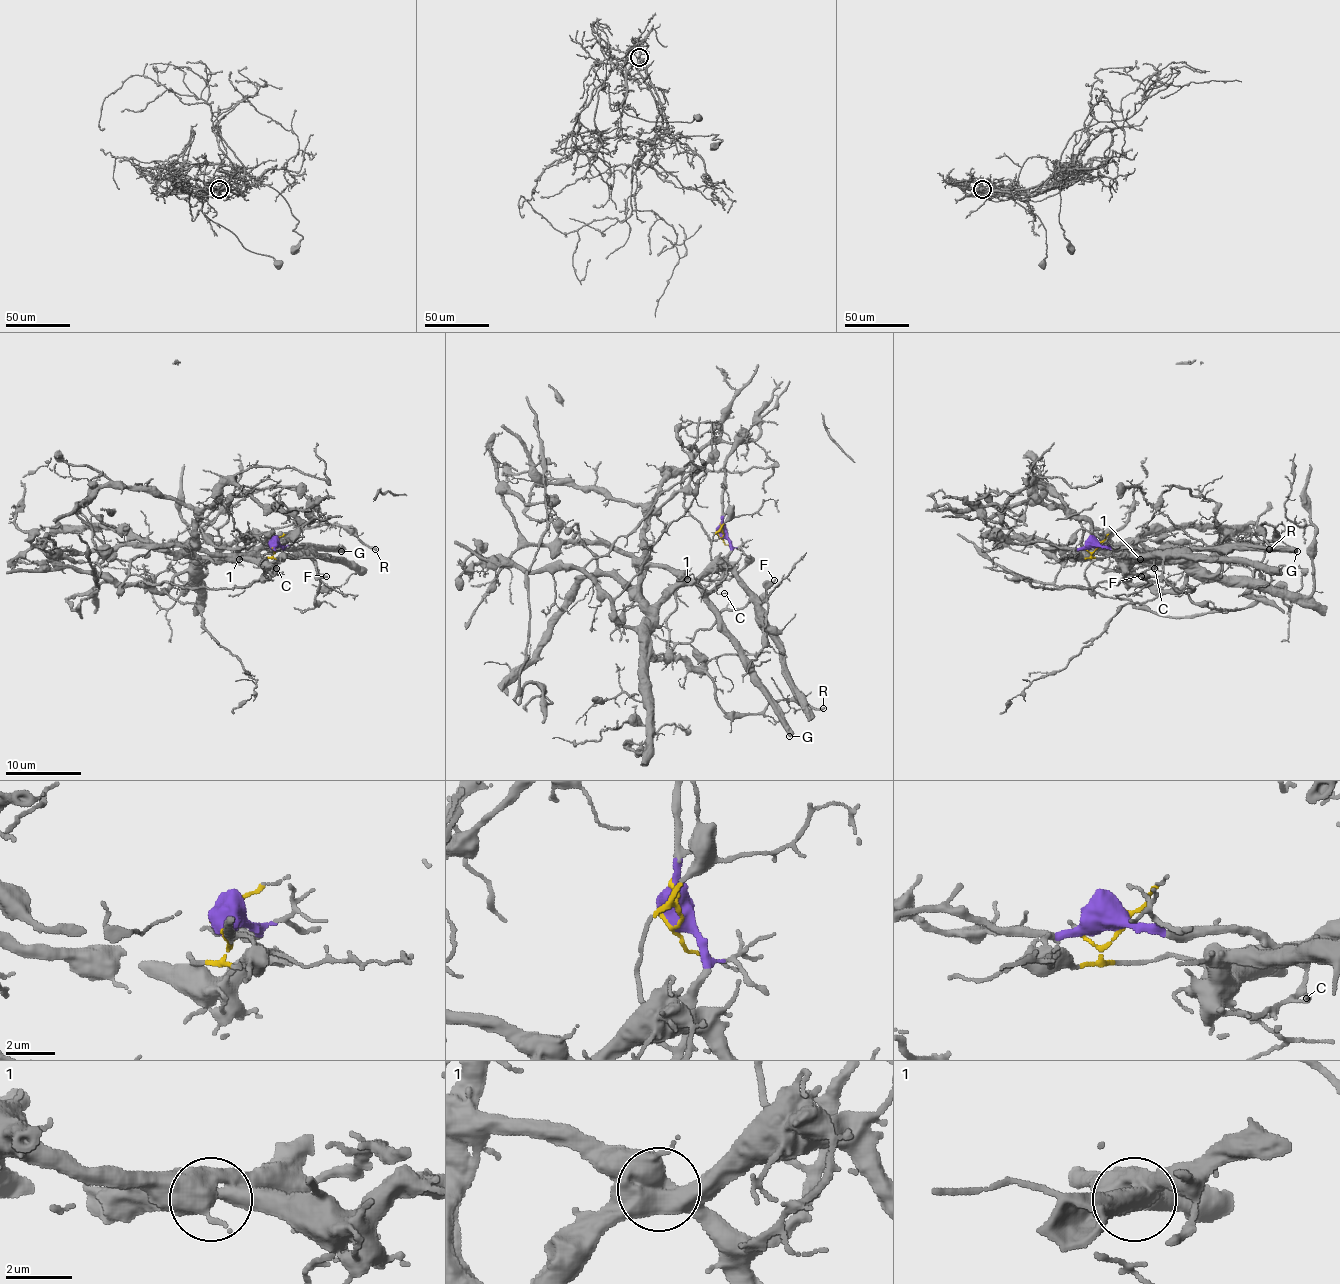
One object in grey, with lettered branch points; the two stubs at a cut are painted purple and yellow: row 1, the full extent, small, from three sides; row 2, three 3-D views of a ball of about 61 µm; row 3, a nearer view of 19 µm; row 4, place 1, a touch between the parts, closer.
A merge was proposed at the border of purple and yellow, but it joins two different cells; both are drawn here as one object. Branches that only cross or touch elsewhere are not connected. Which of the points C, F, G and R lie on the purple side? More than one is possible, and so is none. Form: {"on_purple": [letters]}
{"on_purple": ["C", "G"]}

